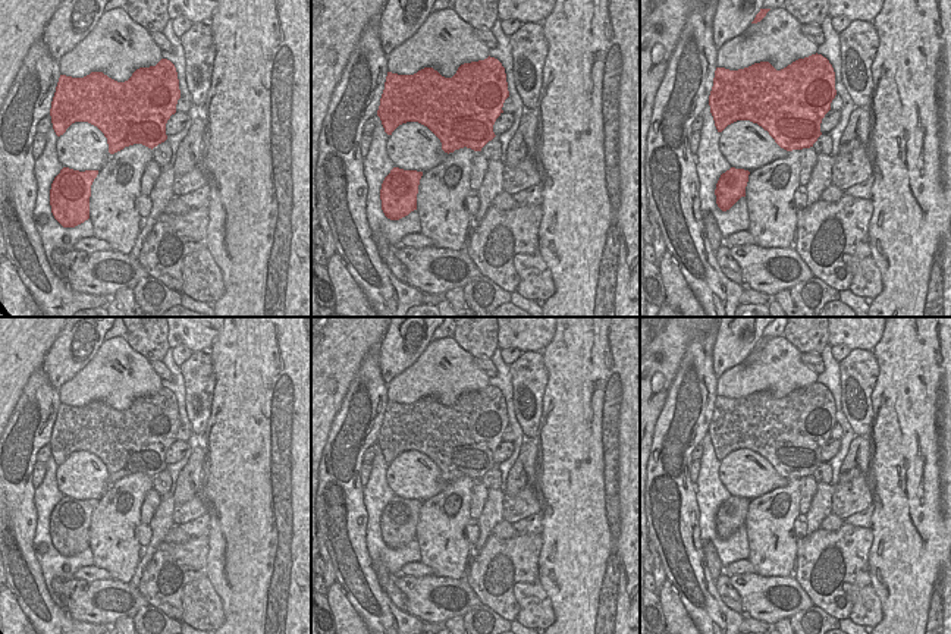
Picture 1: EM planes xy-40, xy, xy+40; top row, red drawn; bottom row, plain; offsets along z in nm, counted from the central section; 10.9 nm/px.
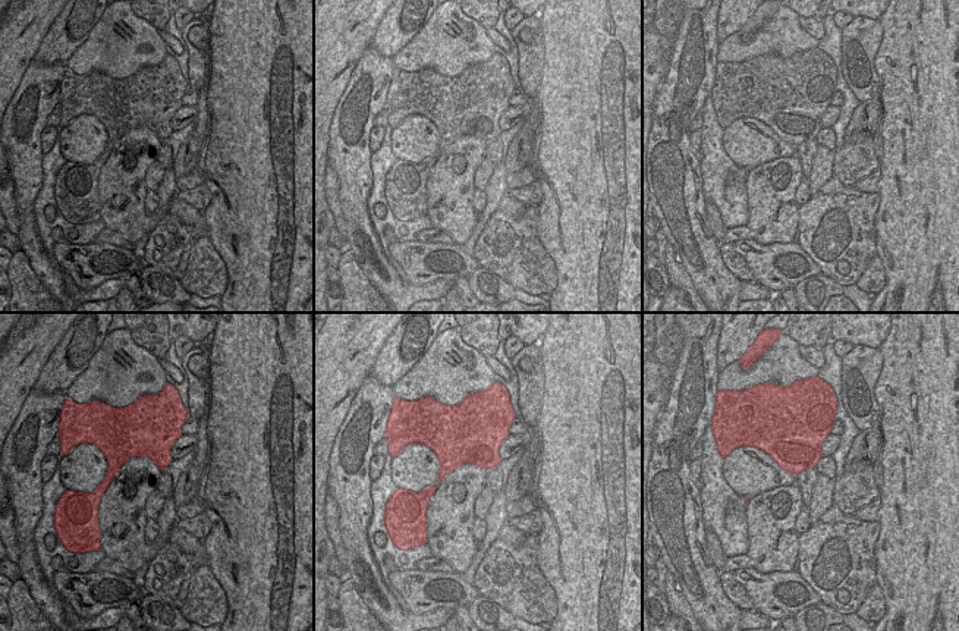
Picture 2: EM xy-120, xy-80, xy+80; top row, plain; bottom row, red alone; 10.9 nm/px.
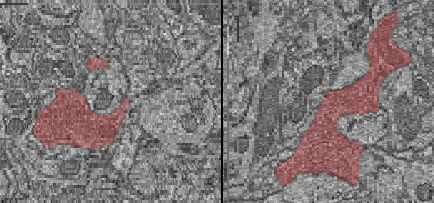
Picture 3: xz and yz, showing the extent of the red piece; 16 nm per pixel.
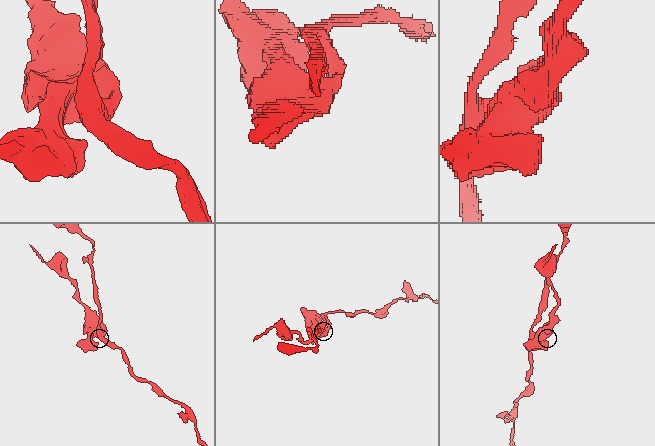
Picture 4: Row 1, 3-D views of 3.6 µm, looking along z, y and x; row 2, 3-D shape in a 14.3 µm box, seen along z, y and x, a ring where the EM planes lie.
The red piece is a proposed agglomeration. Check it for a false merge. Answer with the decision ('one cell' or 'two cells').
two cells

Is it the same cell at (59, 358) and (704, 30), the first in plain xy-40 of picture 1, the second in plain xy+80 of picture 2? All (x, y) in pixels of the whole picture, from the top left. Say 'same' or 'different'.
different

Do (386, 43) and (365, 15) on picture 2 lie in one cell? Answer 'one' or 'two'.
two

